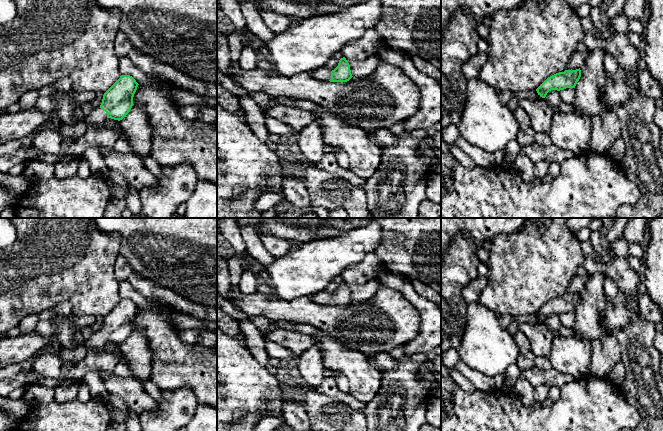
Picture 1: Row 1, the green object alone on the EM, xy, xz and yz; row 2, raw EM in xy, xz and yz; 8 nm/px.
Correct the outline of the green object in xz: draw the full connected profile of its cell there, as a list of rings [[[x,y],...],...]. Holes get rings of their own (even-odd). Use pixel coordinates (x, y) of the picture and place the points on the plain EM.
[[[345,281],[339,284],[338,290],[334,294],[322,291],[314,295],[312,301],[317,304],[330,306],[347,306],[353,300],[351,298],[350,289]]]

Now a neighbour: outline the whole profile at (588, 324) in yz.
[[[601,270],[589,275],[589,279],[586,281],[584,288],[580,291],[581,301],[575,310],[574,335],[579,338],[585,338],[591,343],[592,347],[594,341],[603,341],[609,333],[603,326],[603,313],[606,305],[609,303],[603,289],[605,277]]]

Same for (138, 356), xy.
[[[133,328],[130,336],[120,344],[120,350],[125,363],[130,368],[132,377],[142,383],[149,380],[153,355],[145,331]]]

